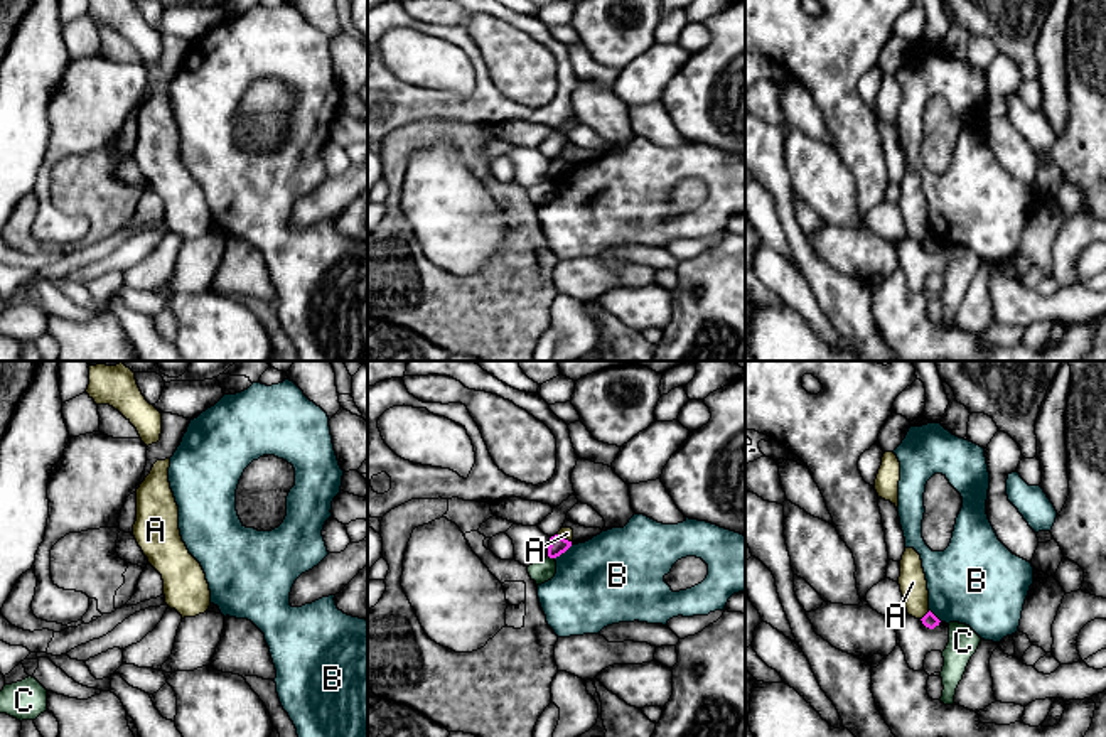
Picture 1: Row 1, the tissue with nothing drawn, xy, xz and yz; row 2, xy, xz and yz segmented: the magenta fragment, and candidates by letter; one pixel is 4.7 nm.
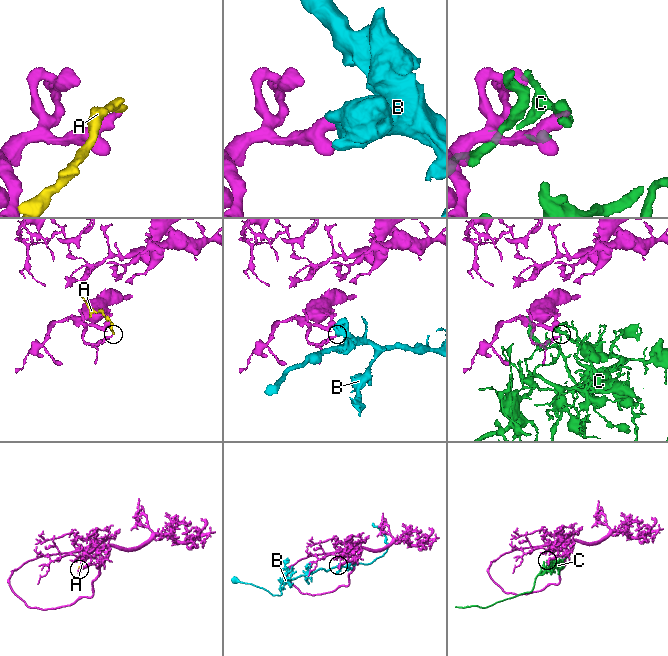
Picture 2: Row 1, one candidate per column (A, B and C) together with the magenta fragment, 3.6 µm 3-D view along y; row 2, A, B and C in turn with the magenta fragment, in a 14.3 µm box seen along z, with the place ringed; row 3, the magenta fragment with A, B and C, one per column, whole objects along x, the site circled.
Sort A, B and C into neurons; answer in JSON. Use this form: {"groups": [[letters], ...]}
{"groups": [["A", "C"], ["B"]]}

